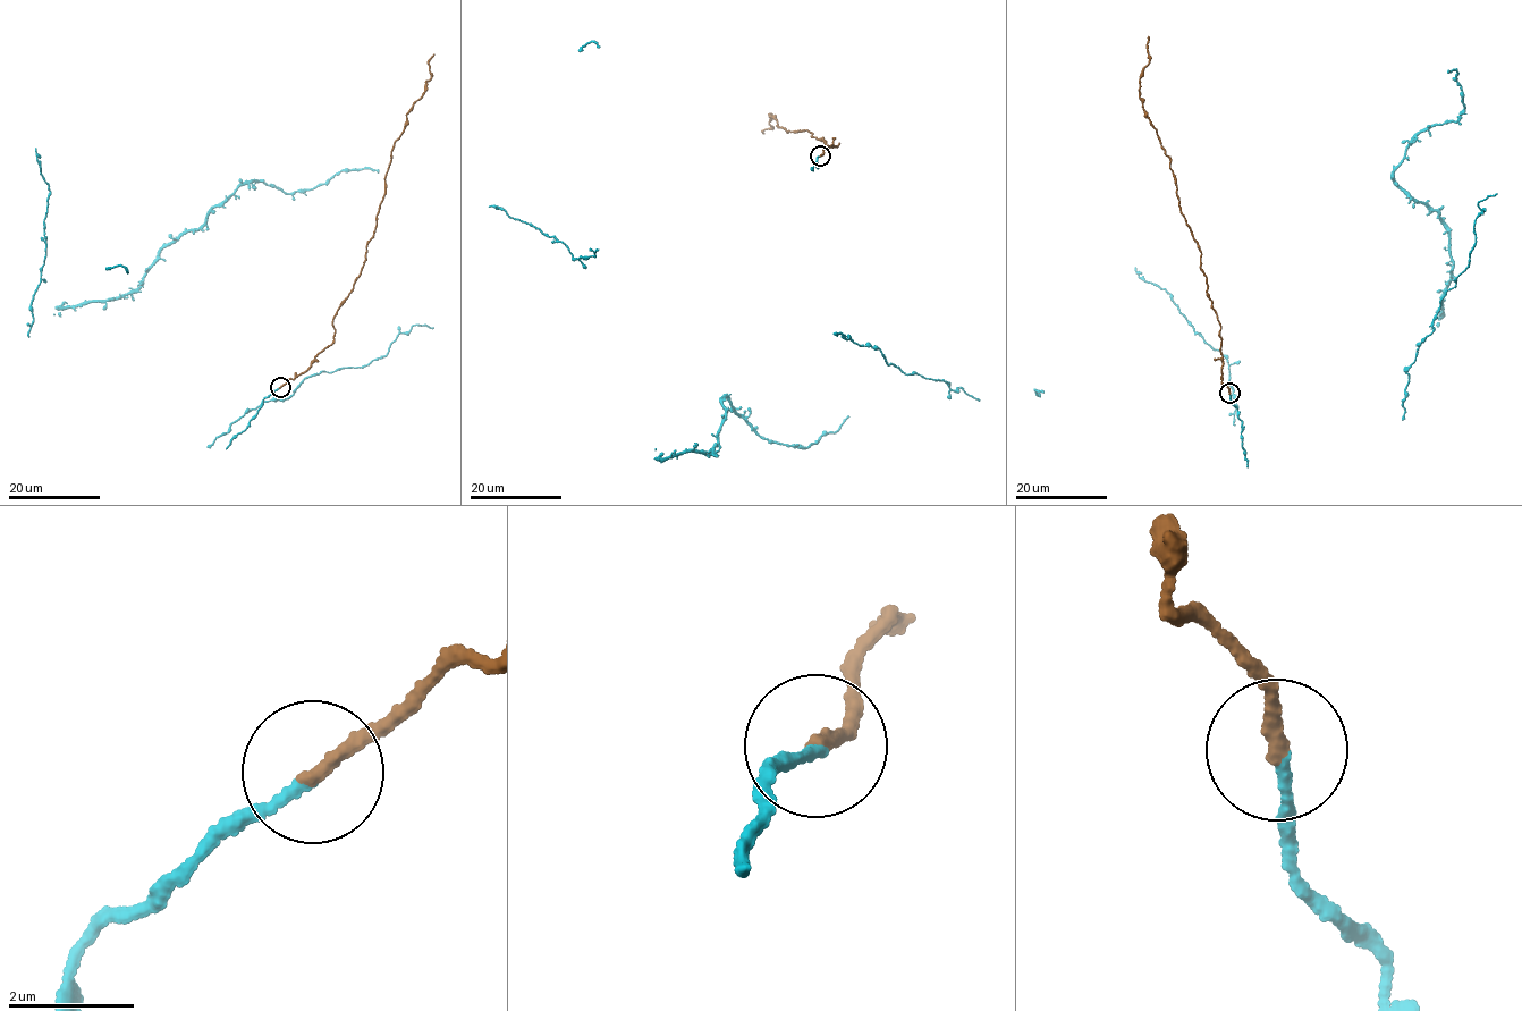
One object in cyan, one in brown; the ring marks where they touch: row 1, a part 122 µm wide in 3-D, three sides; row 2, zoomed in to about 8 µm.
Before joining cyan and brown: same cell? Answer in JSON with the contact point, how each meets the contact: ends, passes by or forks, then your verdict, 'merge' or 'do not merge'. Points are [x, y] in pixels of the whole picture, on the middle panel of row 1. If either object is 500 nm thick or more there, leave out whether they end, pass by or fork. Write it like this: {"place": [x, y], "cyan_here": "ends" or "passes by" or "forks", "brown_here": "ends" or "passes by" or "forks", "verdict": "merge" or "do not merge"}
{"place": [820, 156], "cyan_here": "ends", "brown_here": "ends", "verdict": "merge"}

